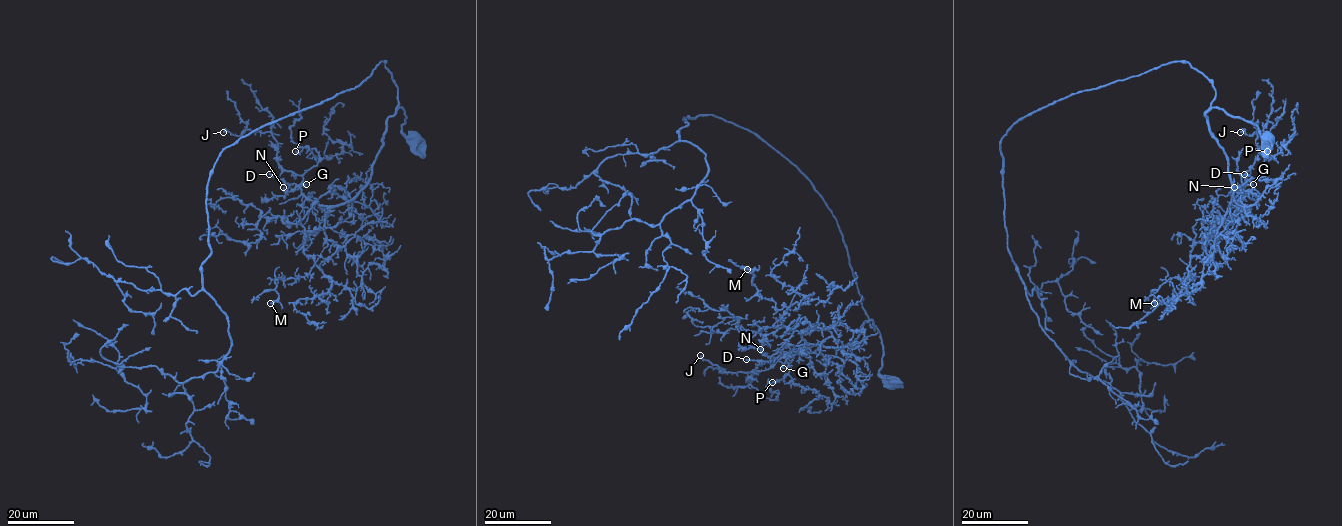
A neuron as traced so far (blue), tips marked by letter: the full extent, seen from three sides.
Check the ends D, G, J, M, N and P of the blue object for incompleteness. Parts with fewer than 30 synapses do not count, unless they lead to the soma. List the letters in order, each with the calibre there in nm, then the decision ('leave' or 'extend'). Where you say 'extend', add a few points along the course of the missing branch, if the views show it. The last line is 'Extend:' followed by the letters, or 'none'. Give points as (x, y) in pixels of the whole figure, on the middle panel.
D: 200 nm thick; extend; missing branch runs (746, 359), (694, 350), (662, 324)
G: 200 nm thick; extend; missing branch runs (783, 368), (788, 371), (801, 370), (808, 381)
J: 190 nm thick; leave
M: 190 nm thick; leave
N: 200 nm thick; extend; missing branch runs (760, 349), (747, 342), (734, 348), (718, 347), (709, 339), (692, 335)
P: 160 nm thick; leave
Extend: D, G, N

